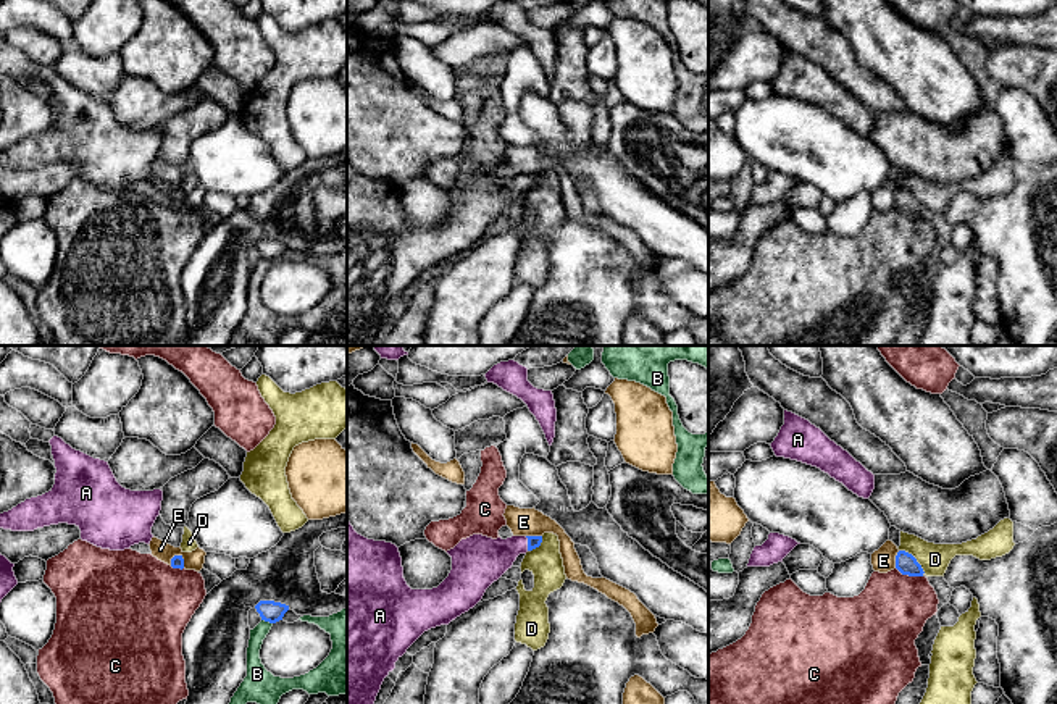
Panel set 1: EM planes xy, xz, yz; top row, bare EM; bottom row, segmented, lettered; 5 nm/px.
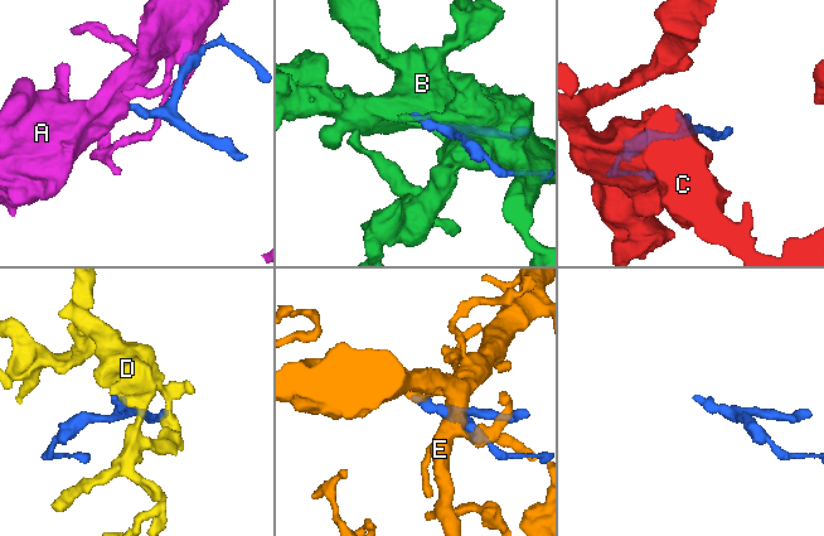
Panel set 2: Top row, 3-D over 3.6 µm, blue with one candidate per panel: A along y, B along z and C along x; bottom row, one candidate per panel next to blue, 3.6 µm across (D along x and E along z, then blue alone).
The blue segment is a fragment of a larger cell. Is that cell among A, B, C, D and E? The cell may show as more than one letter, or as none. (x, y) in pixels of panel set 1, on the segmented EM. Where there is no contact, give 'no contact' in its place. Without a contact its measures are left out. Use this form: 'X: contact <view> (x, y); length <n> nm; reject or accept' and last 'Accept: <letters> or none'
A: contact xz (528, 543); length 70 nm; accept
B: contact xy (267, 620); length 60 nm; reject
C: contact yz (909, 575); length 140 nm; reject
D: contact yz (914, 557); length 180 nm; reject
E: contact yz (896, 559); length 90 nm; reject
Accept: A

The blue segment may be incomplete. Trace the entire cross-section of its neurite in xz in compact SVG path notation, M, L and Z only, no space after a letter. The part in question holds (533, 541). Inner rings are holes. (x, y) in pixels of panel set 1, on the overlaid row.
M347 518L347 704L374 704L384 678L395 668L395 662L428 630L449 625L473 609L486 589L497 581L520 554L539 547L542 536L512 536L507 539L473 534L447 551L452 557L449 576L432 589L412 589L403 578L399 547L392 543L374 541L358 534Z

